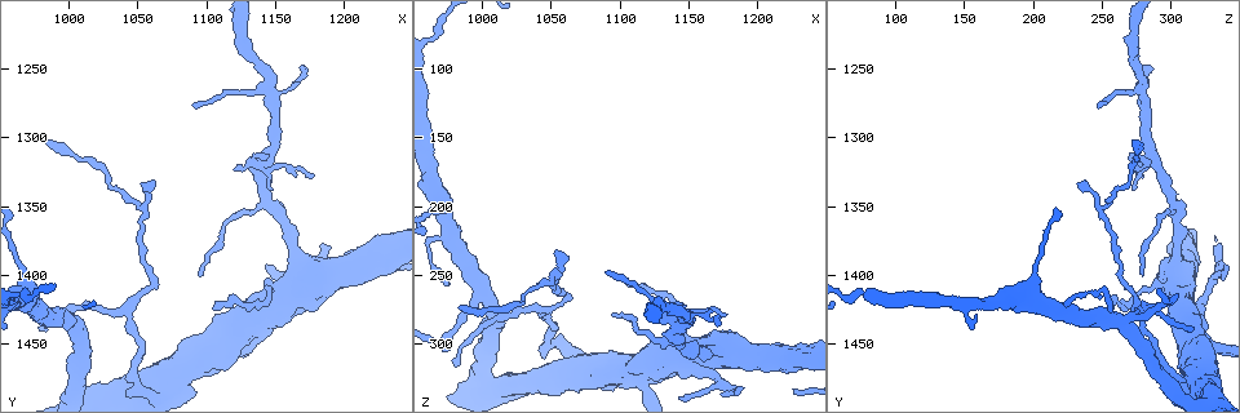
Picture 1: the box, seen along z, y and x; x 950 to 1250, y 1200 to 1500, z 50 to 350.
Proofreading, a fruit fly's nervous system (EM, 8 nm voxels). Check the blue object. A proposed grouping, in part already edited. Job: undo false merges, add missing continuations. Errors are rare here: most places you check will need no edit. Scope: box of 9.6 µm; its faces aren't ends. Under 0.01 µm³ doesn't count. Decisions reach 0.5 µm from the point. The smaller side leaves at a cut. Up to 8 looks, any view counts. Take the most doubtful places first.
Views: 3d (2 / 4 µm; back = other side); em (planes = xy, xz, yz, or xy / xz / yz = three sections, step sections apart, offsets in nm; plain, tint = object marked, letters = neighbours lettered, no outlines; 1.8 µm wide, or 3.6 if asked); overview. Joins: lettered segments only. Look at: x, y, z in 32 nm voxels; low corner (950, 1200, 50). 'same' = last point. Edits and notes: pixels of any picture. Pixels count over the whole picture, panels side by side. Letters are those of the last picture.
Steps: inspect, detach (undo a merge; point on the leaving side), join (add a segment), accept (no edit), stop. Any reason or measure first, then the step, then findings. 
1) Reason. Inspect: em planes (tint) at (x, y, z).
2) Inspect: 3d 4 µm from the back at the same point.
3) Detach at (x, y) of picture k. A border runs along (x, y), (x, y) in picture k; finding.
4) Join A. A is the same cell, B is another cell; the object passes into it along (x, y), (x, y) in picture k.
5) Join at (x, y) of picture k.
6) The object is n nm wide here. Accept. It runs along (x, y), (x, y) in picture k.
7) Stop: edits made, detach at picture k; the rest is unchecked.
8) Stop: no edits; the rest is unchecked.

Sharp bend. Inspect: 3d 4 µm from the back at (1056, 1488, 302).

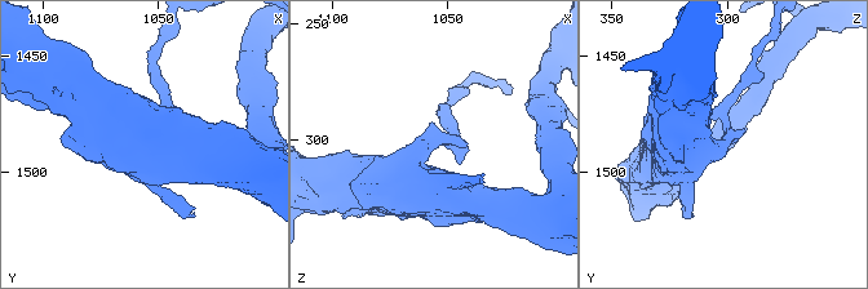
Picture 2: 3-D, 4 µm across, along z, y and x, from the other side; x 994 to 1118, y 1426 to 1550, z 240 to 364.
Inspect: em xz step 4 (tint) at (1058, 1485, 300).

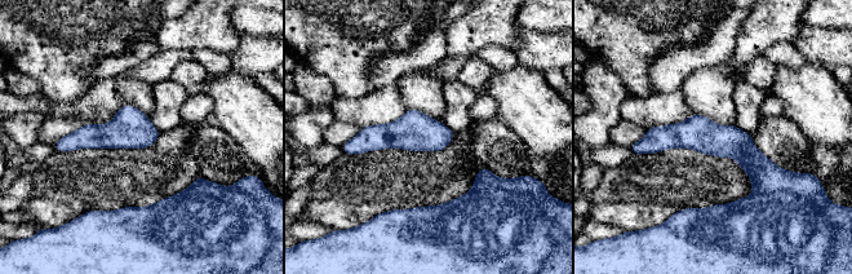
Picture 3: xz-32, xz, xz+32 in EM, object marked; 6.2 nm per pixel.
Inspect: em planes (letters) at the same point.

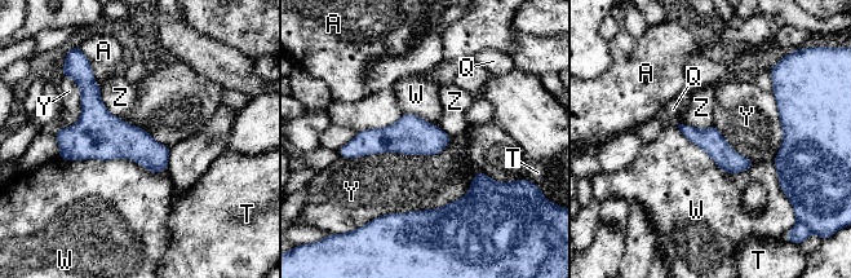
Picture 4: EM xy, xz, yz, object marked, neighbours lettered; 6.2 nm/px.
Detach at (481, 182) of picture 4. A, Q, T, W, Y and Z are other cells; the part that leaves runs along (446, 137), (384, 138), (348, 149) in picture 4; two cells meet here.

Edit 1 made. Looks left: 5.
Inspect: overview.

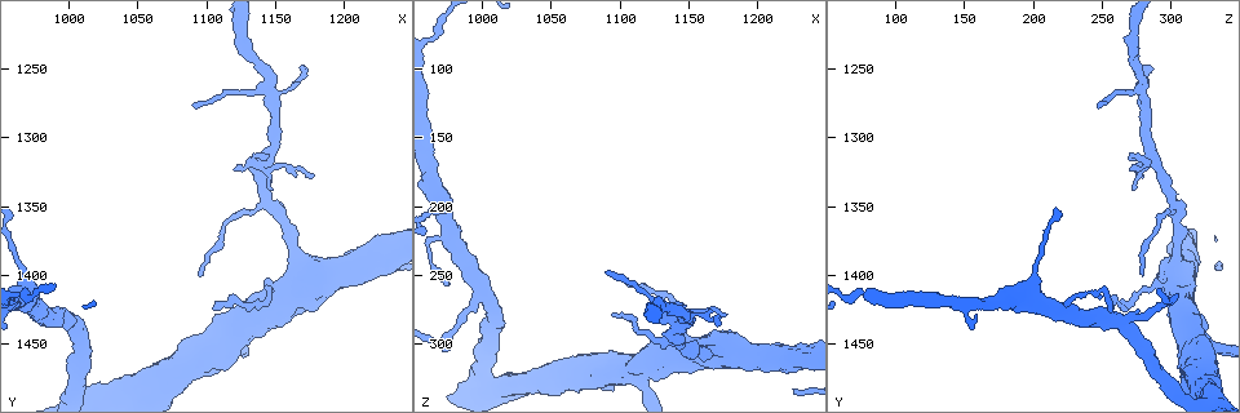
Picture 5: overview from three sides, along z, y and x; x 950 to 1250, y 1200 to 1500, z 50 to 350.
Arms part here. Inspect: em planes (plain) at (1140, 1320, 288).

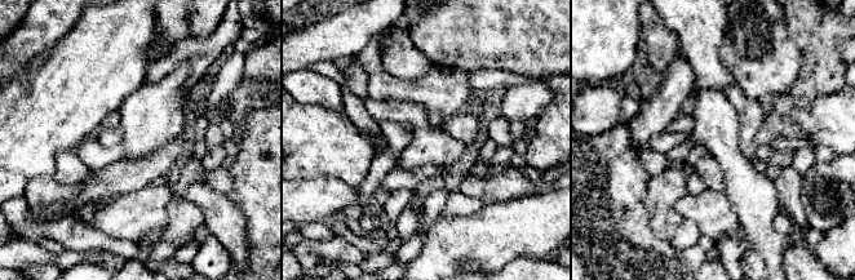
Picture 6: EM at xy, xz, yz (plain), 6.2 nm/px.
See the neighbours. Inspect: em planes (letters) at the same point.

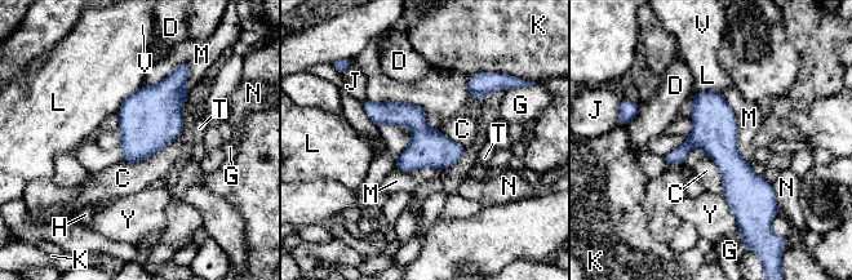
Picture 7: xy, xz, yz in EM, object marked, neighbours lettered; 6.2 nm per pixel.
The longest contact is with M, 480 nm. Accept. C, D, G, H, J, K, L, M, N, T, V and Y are other cells; a border runs along (180, 134), (145, 159), (121, 161) in picture 7; continuous, no second cell.

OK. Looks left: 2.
Sudden change in width. Inspect: em 3.6 µm planes (letters) at (1152, 1408, 298).

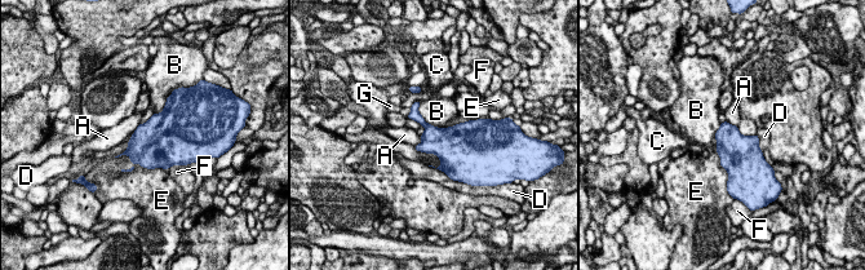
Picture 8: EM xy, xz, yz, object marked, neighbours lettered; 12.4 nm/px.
The object is 360 nm wide here. Accept. A, B, C, D, E, F and G are other cells; a border runs along (418, 101), (421, 116), (444, 128) in picture 8; all the same cell.

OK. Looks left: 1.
Stop: edits made, detach at picture 4; the rest is unchecked.

